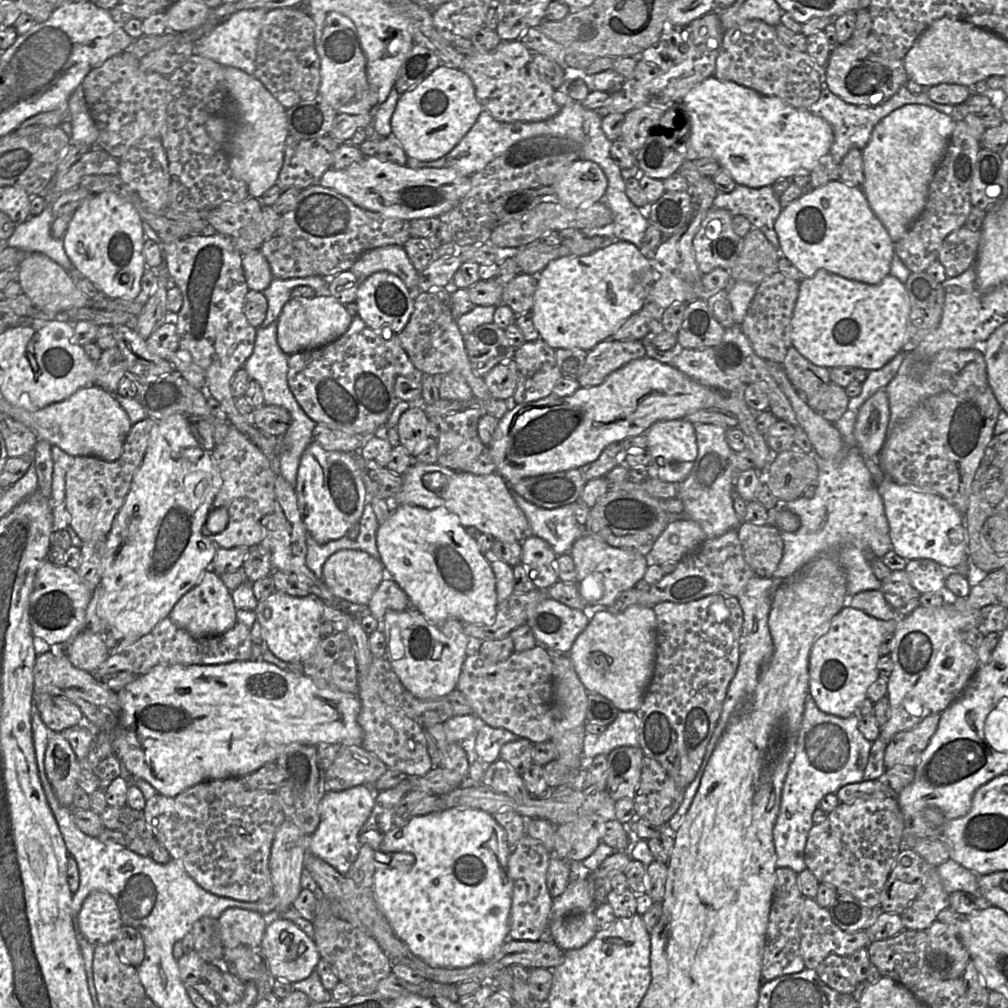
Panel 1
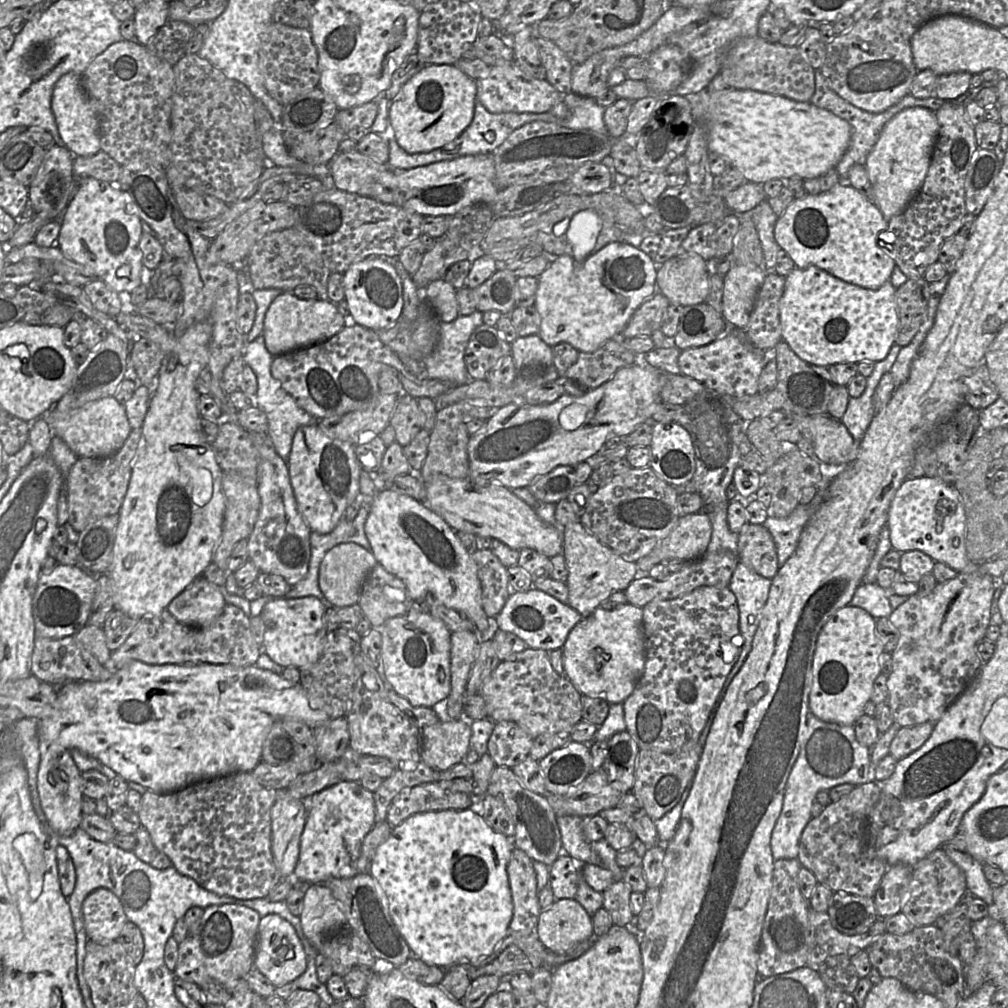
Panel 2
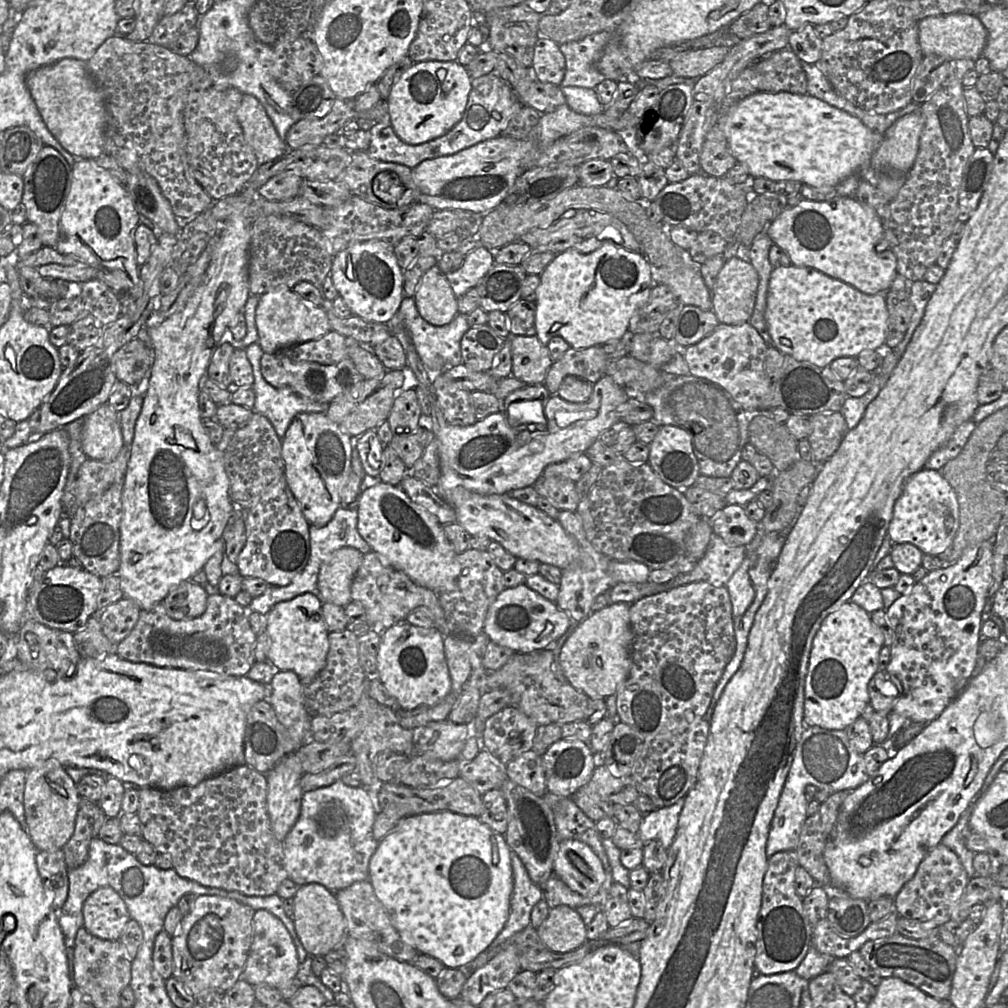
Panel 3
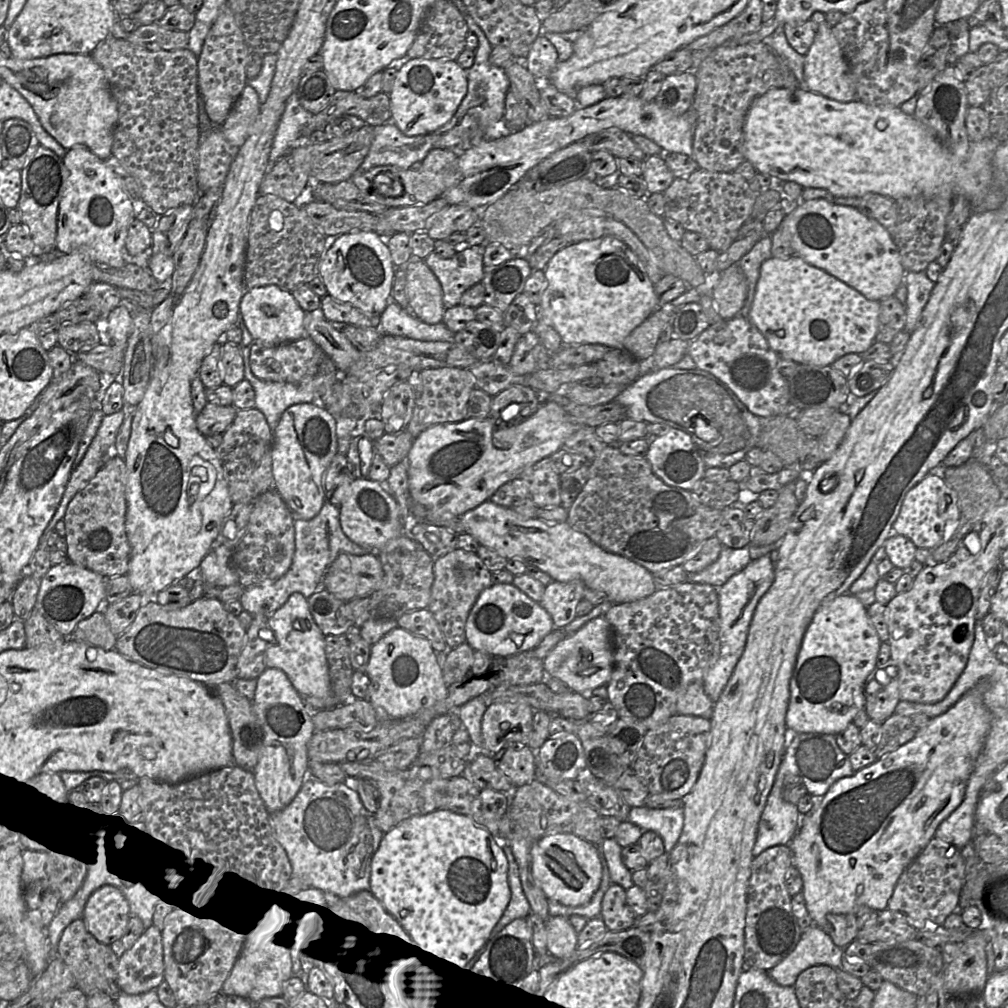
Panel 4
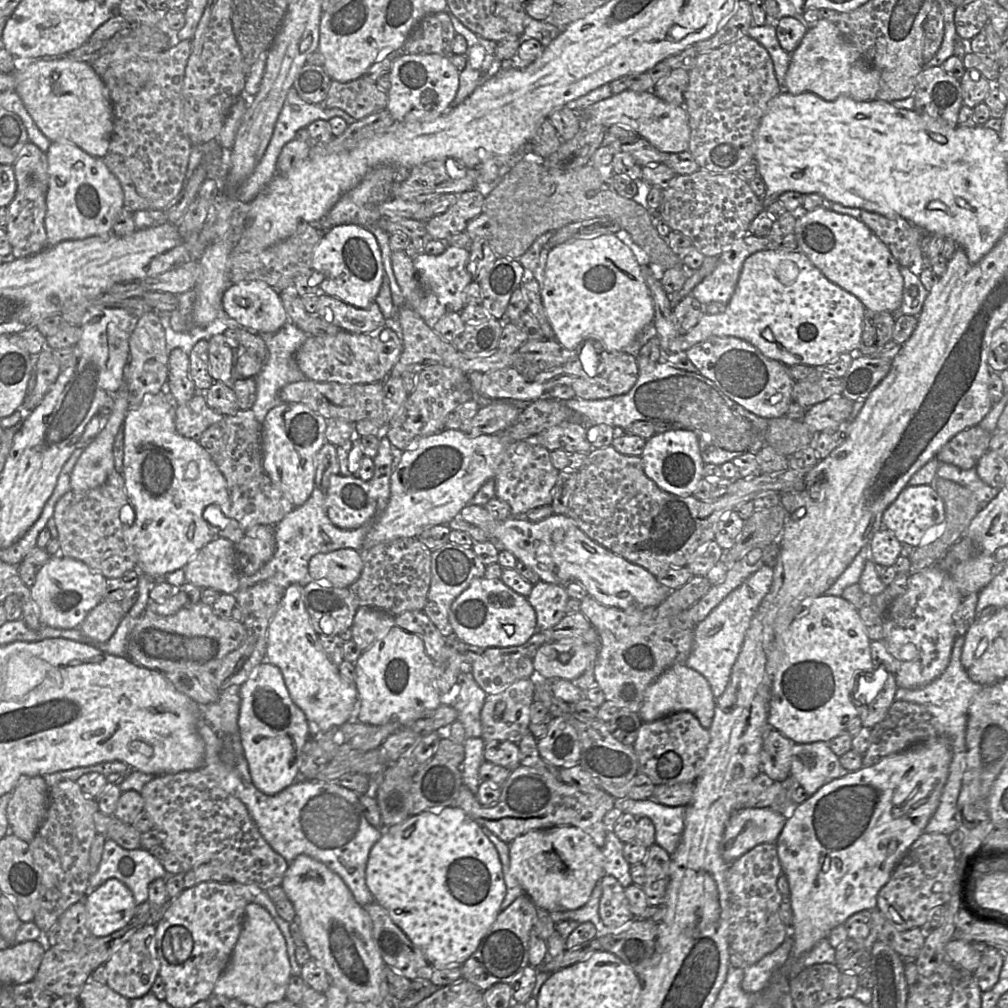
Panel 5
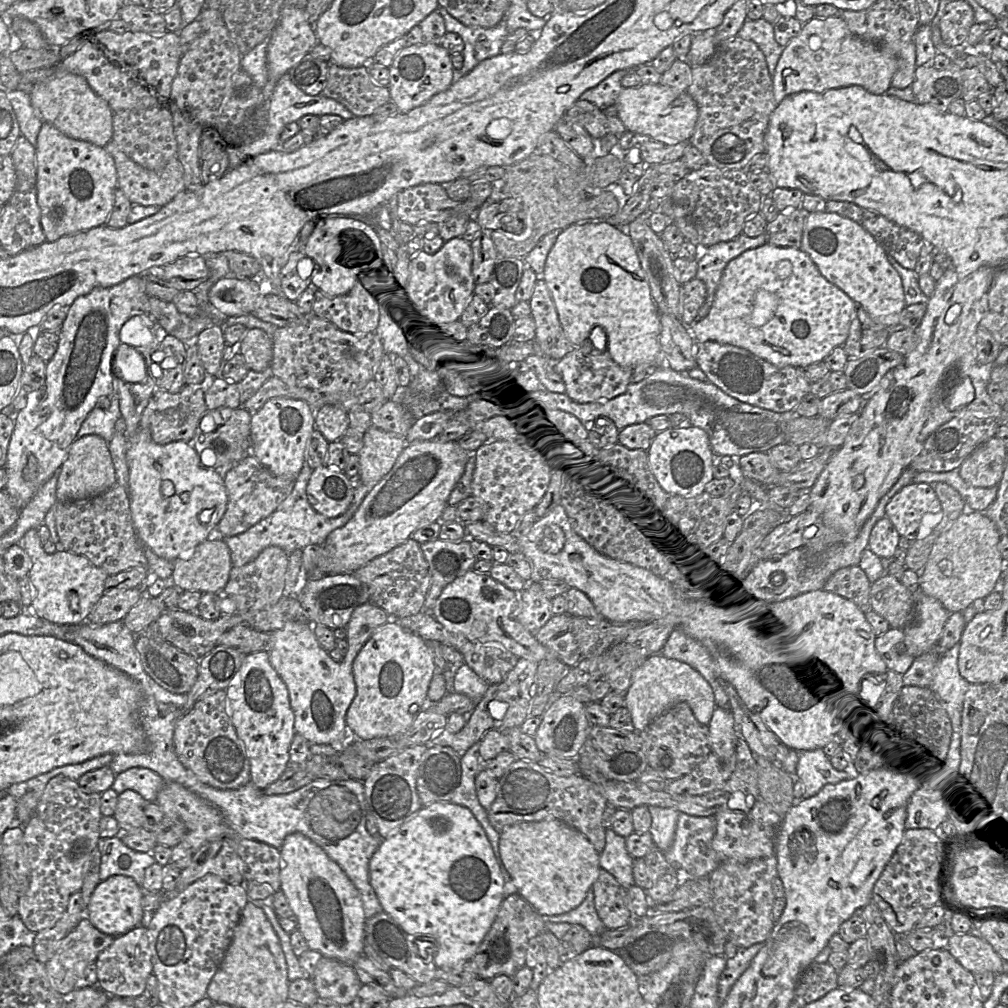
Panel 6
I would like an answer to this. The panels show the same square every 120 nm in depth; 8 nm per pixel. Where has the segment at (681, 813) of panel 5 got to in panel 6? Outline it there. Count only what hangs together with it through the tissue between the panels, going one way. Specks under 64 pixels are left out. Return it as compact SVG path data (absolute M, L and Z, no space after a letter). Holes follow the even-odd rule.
M647 806L651 815L651 833L655 846L666 852L672 846L675 838L677 820L680 813L675 809L658 806Z

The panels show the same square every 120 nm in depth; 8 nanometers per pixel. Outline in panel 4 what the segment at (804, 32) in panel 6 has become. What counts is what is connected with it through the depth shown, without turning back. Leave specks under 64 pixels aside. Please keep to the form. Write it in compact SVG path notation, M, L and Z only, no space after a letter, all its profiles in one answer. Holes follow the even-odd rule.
M826 21L819 24L814 41L804 60L804 80L810 91L842 103L857 101L854 77L840 45Z

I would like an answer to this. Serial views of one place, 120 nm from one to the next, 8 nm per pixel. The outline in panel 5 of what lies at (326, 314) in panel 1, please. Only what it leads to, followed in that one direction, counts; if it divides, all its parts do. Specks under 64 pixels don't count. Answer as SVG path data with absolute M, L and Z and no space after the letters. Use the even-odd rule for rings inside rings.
M263 281L232 283L223 294L222 305L229 318L251 330L252 334L274 333L289 322L279 293Z

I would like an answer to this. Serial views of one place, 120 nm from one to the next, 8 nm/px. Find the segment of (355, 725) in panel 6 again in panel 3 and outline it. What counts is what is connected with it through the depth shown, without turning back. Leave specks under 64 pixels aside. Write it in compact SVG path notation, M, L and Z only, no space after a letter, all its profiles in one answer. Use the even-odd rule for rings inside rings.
M396 623L382 635L377 655L378 679L402 710L433 705L451 692L451 678L444 653L444 636L435 628Z

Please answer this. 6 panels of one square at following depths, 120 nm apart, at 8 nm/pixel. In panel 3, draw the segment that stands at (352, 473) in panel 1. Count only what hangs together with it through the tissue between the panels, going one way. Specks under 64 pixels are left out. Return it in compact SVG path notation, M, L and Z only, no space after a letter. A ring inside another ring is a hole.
M299 413L291 421L281 439L281 456L284 462L284 478L299 504L306 521L315 527L325 526L340 507L340 494L351 473L353 439L342 432L325 413Z

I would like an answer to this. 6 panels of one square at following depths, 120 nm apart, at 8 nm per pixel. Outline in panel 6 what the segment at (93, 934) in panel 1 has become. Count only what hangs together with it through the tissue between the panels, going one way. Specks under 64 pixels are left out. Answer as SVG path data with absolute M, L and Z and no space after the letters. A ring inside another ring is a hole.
M115 875L100 881L86 909L86 917L100 932L112 937L128 933L141 925L146 912L142 907L143 889L131 878Z

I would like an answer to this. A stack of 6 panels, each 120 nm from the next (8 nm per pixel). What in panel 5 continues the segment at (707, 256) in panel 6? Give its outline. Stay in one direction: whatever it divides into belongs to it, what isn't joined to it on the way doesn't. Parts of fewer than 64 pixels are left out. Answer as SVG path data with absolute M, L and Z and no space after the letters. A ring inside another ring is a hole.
M747 234L735 241L719 256L715 270L695 286L691 294L706 305L711 302L727 305L739 280L745 260L752 254L767 250L768 237Z

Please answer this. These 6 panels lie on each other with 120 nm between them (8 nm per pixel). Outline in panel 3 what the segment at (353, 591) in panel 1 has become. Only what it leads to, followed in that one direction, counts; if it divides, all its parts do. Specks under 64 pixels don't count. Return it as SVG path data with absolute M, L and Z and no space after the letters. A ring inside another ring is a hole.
M343 547L330 554L322 563L317 586L322 603L345 607L351 599L351 585L364 554L351 547Z

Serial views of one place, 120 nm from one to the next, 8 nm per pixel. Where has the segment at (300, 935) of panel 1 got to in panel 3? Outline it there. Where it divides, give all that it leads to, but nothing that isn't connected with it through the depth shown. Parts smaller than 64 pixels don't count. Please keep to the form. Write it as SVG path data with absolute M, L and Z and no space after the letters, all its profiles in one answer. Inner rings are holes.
M256 910L253 916L253 939L241 979L252 986L266 984L280 988L294 979L299 969L297 950L285 925L266 910Z

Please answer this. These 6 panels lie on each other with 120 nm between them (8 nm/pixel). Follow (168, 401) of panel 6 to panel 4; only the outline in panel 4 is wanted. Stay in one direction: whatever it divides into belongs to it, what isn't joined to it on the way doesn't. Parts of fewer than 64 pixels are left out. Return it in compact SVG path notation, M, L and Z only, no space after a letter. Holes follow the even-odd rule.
M208 402L201 412L196 414L198 431L204 436L223 434L232 424L237 409L233 405L220 406Z

